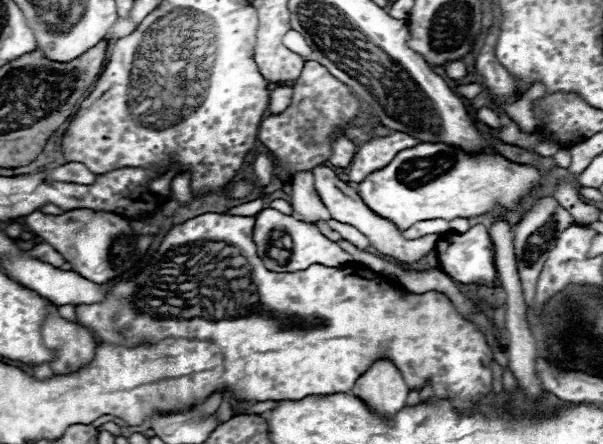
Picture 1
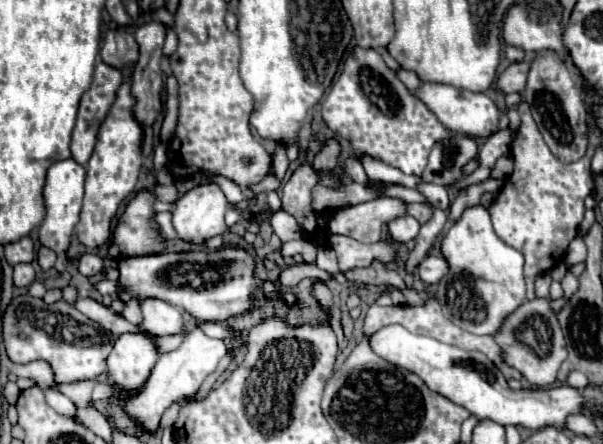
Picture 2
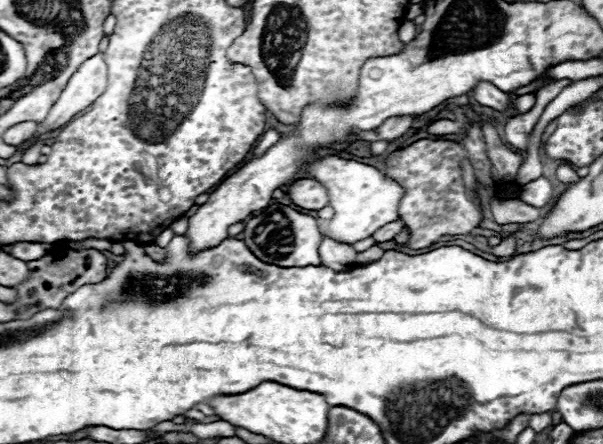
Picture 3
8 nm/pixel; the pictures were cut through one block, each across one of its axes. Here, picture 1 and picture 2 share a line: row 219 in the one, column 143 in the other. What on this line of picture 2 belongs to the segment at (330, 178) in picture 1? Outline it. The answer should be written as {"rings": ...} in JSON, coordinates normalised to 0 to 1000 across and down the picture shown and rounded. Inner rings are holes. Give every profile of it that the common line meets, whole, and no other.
{"rings":[[[202,752],[179,802],[179,856],[199,878],[196,896],[232,878],[265,802],[252,752]]]}

